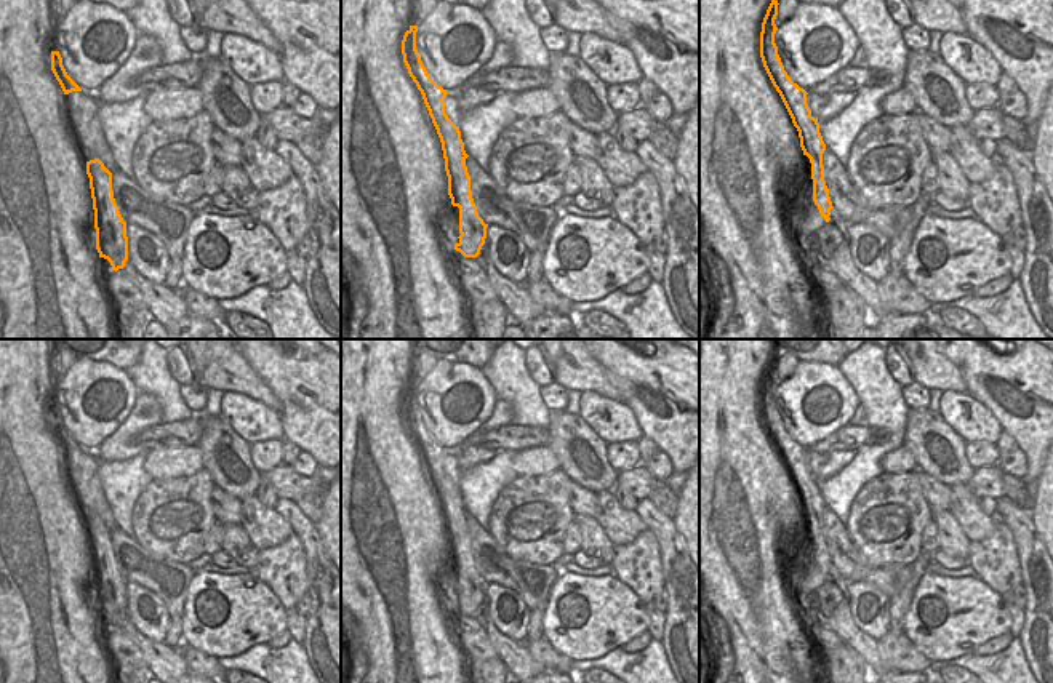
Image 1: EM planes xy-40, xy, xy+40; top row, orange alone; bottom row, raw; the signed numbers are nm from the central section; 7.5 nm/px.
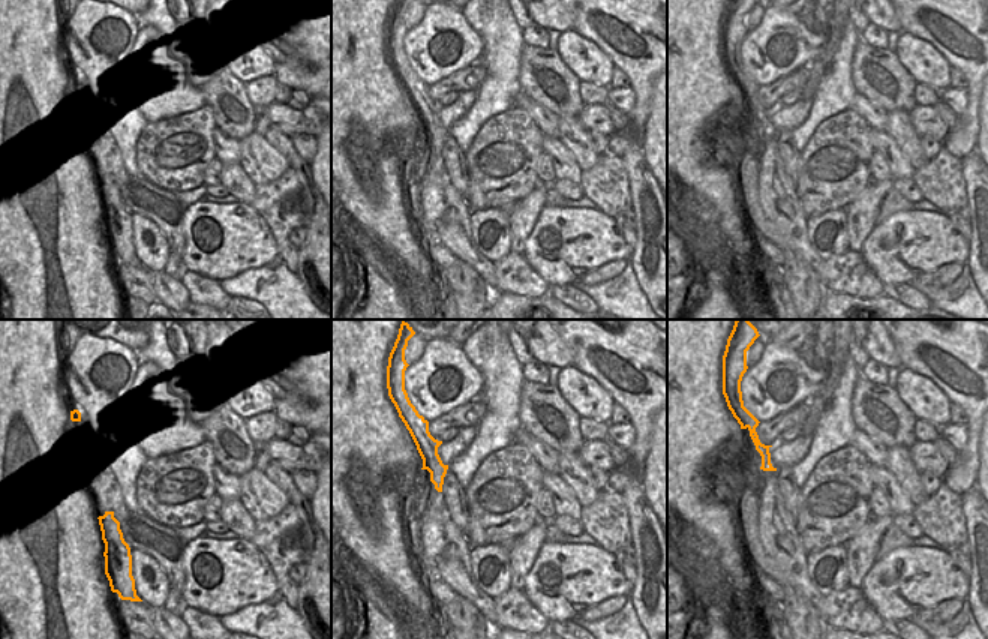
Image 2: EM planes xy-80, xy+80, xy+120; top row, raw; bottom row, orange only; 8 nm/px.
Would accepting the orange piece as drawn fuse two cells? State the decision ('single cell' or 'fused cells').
fused cells

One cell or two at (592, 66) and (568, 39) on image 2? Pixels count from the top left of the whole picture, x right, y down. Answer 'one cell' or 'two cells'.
one cell

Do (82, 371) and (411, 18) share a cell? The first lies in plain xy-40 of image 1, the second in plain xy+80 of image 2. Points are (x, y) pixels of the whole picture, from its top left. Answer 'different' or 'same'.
different

